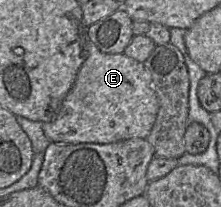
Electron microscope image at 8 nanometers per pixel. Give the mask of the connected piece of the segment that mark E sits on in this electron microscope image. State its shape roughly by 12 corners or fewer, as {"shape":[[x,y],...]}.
{"shape":[[86,58],[54,119],[55,143],[147,138],[158,97],[144,64]]}

